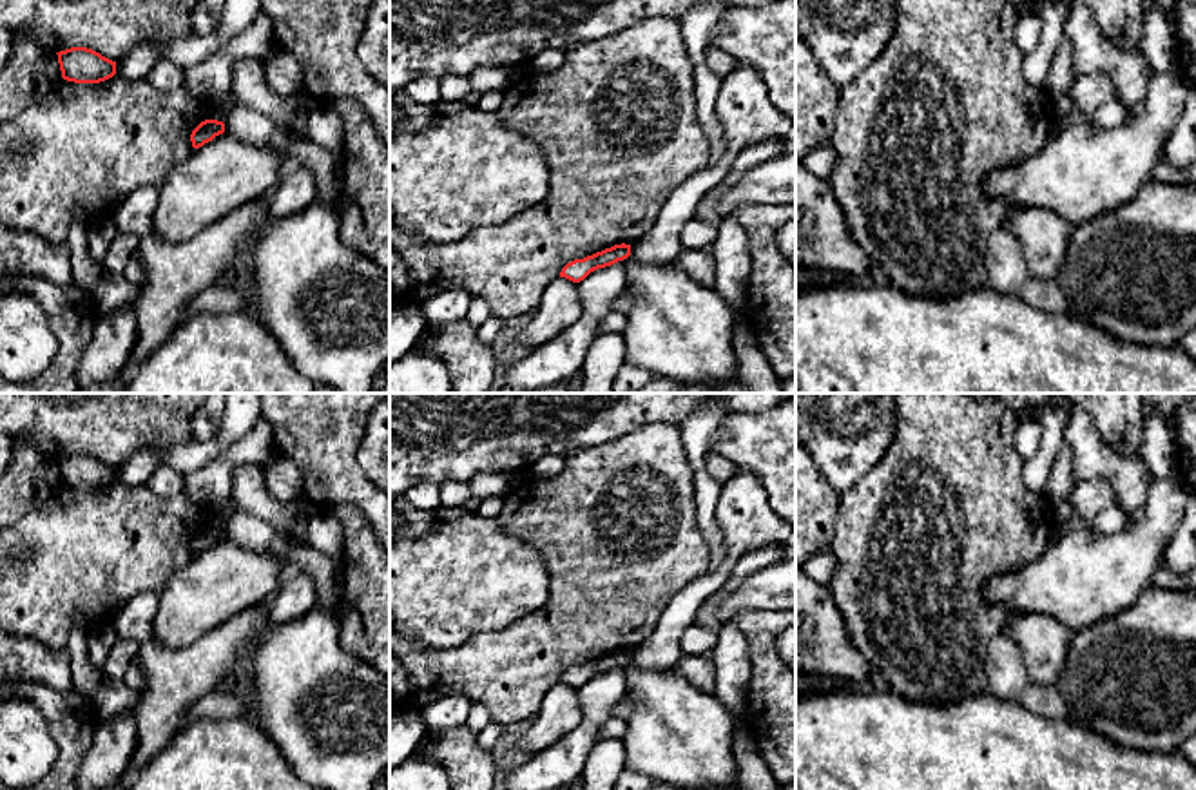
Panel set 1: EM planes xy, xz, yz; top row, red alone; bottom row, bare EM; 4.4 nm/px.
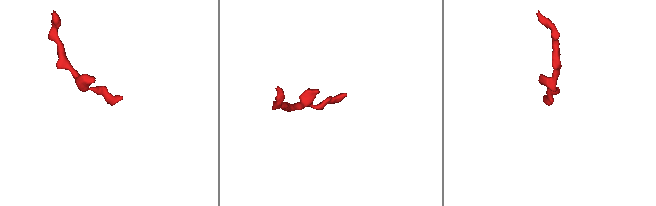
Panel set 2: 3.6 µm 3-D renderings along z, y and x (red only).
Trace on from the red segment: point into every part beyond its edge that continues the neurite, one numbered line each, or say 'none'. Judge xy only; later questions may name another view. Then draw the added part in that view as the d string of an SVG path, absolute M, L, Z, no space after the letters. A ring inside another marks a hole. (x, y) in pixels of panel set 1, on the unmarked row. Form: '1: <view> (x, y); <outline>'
none

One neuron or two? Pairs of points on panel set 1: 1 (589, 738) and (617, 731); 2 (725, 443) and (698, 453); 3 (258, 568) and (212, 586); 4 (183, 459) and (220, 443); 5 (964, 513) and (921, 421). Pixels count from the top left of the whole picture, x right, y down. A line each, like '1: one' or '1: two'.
1: two
2: two
3: one
4: one
5: one

